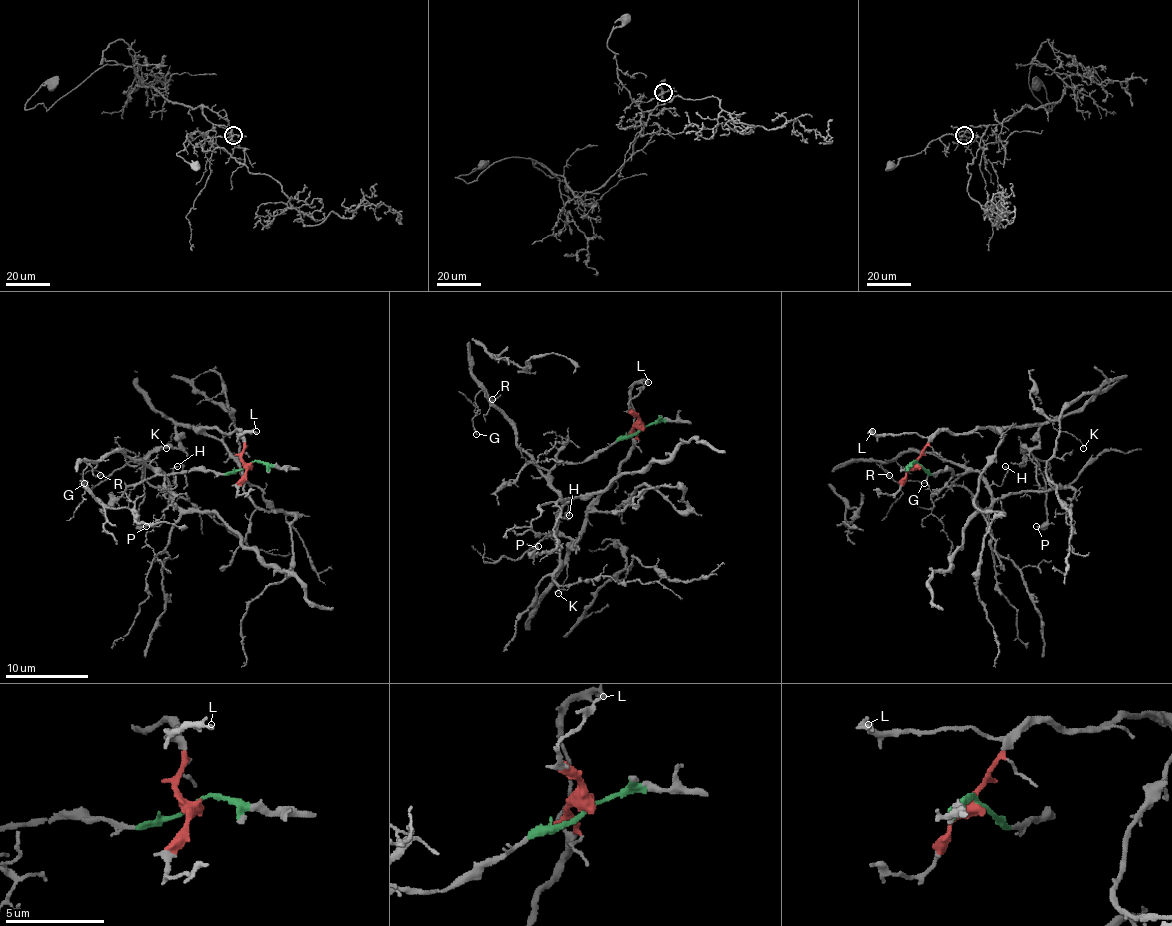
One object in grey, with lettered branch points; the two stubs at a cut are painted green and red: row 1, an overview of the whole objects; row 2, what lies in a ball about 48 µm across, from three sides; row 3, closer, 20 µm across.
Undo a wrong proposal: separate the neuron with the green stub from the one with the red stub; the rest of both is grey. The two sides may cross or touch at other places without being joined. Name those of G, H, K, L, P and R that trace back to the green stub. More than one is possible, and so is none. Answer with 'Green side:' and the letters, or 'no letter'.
Green side: G, H, R

